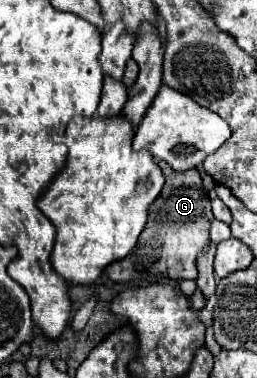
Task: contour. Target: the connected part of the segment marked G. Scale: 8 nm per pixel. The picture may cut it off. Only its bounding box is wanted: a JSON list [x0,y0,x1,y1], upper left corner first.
[104,162,214,284]

